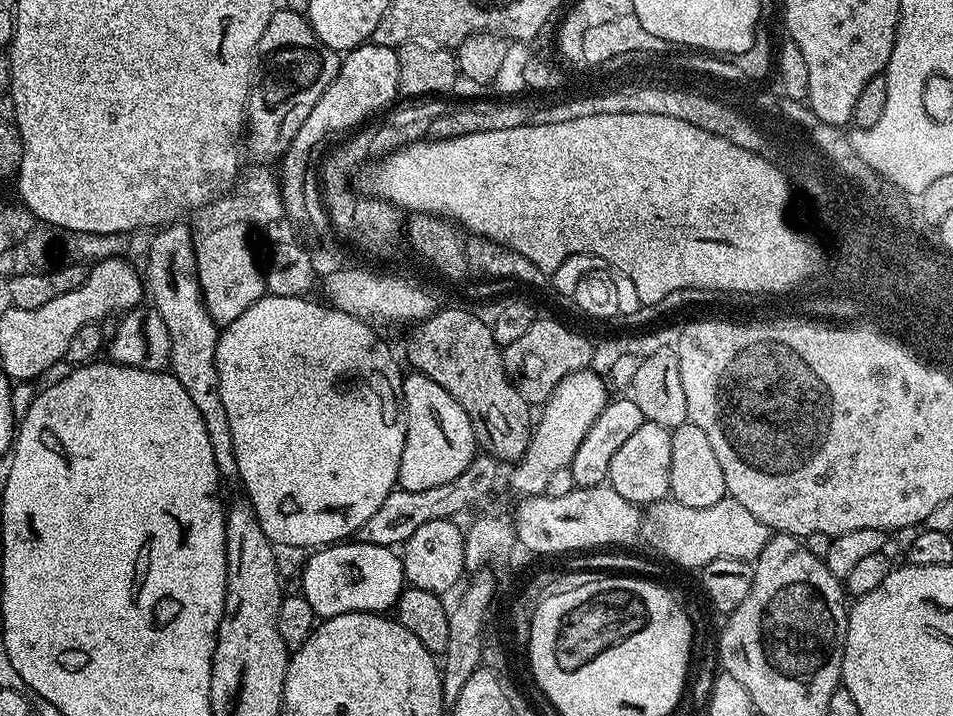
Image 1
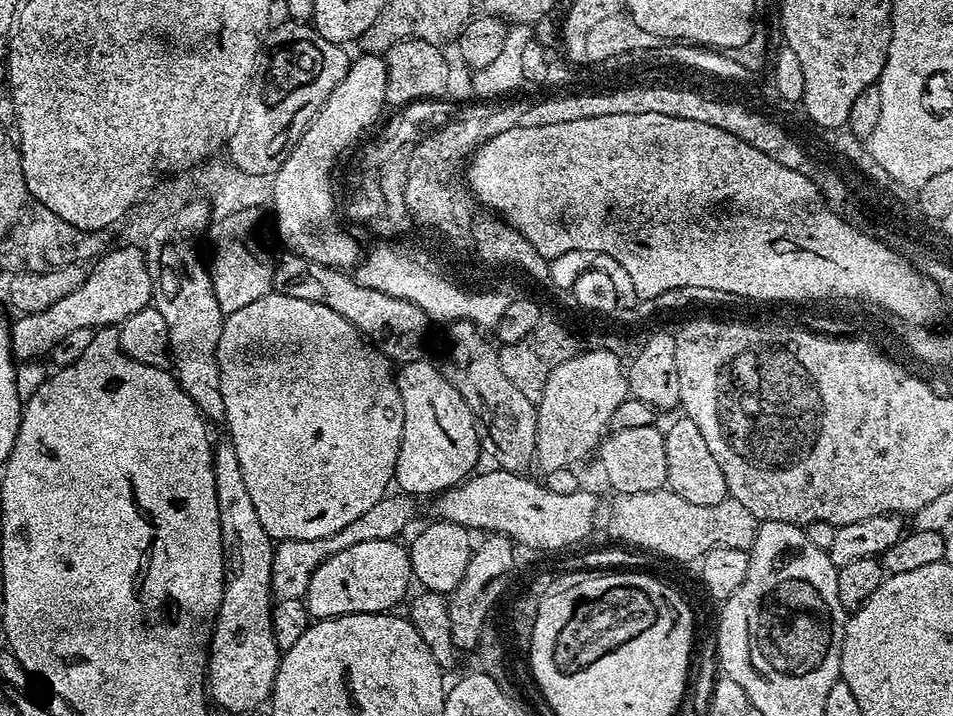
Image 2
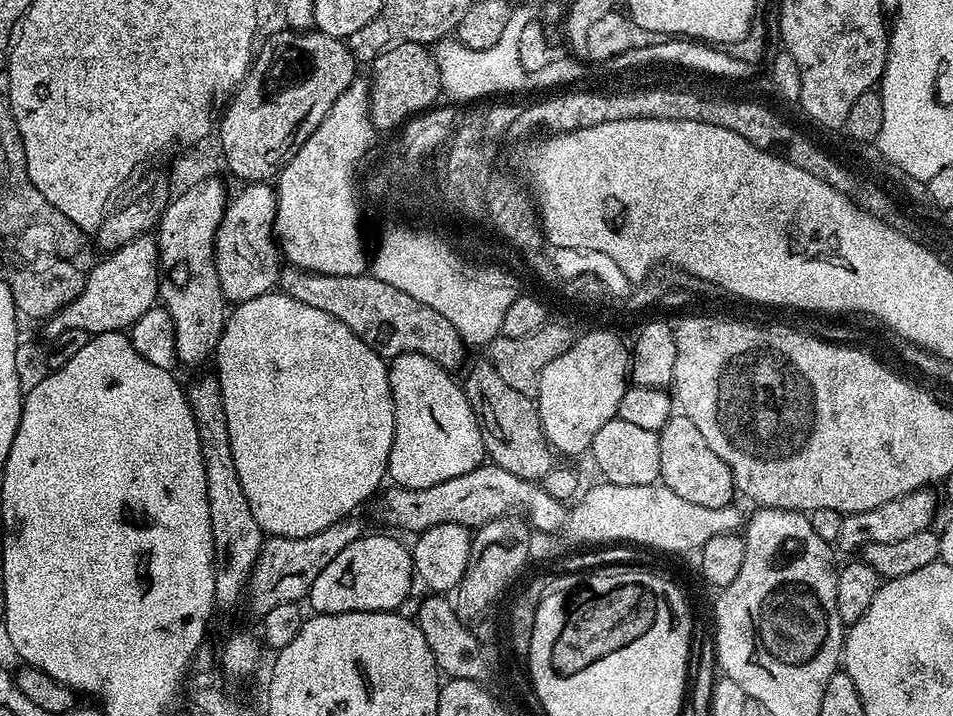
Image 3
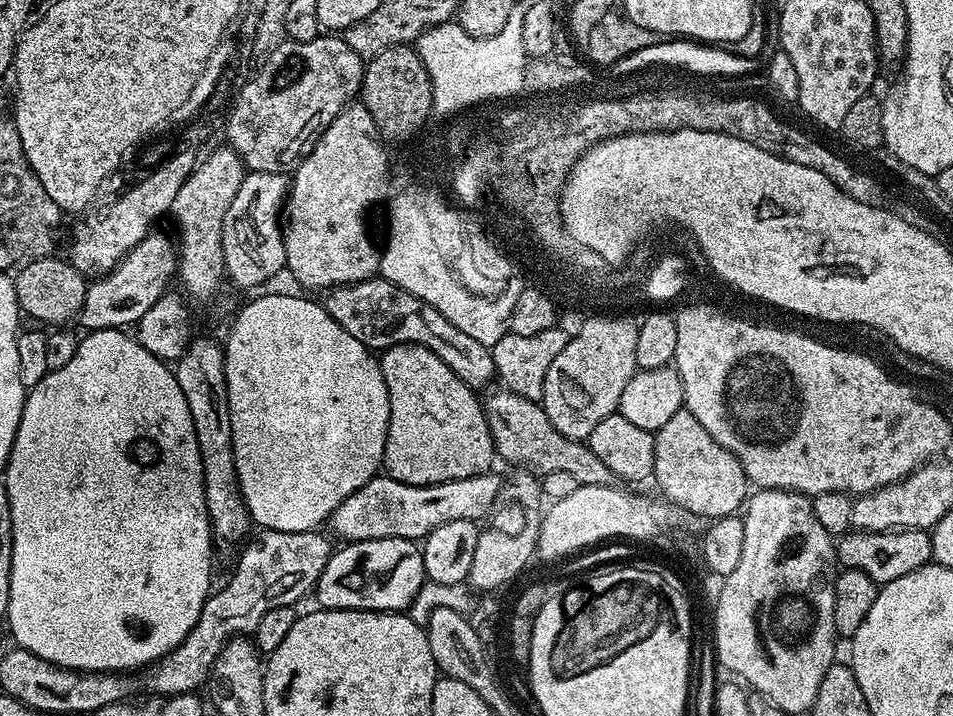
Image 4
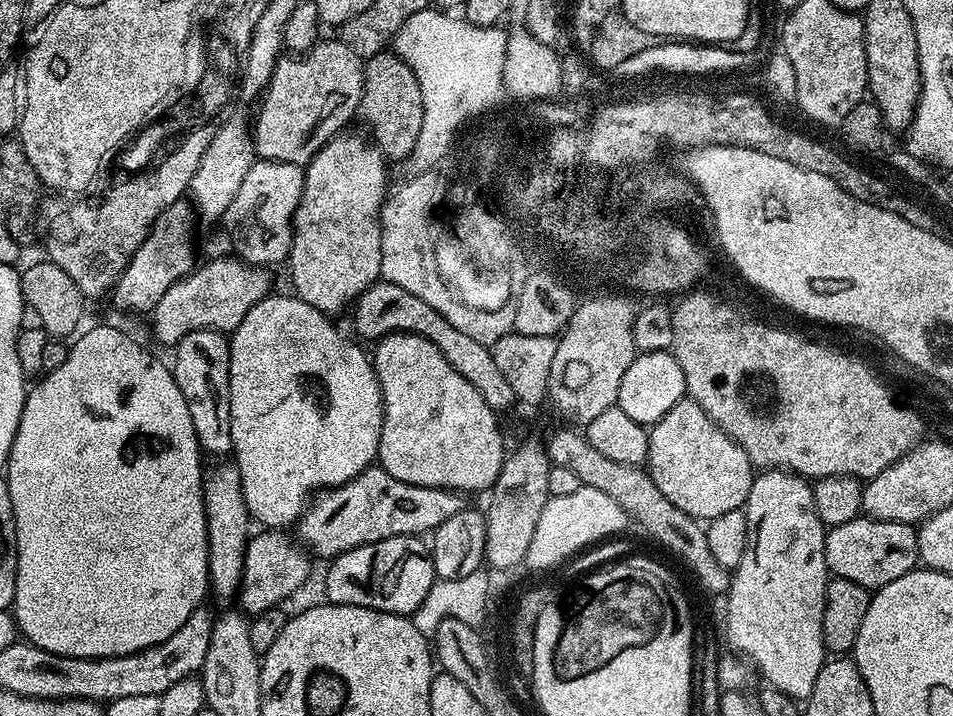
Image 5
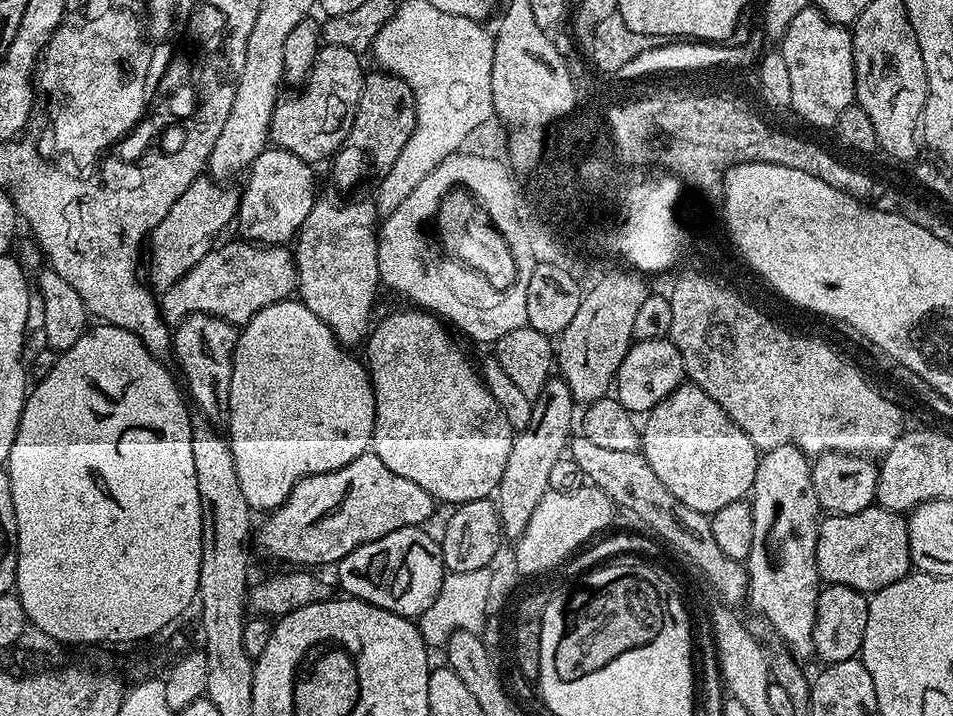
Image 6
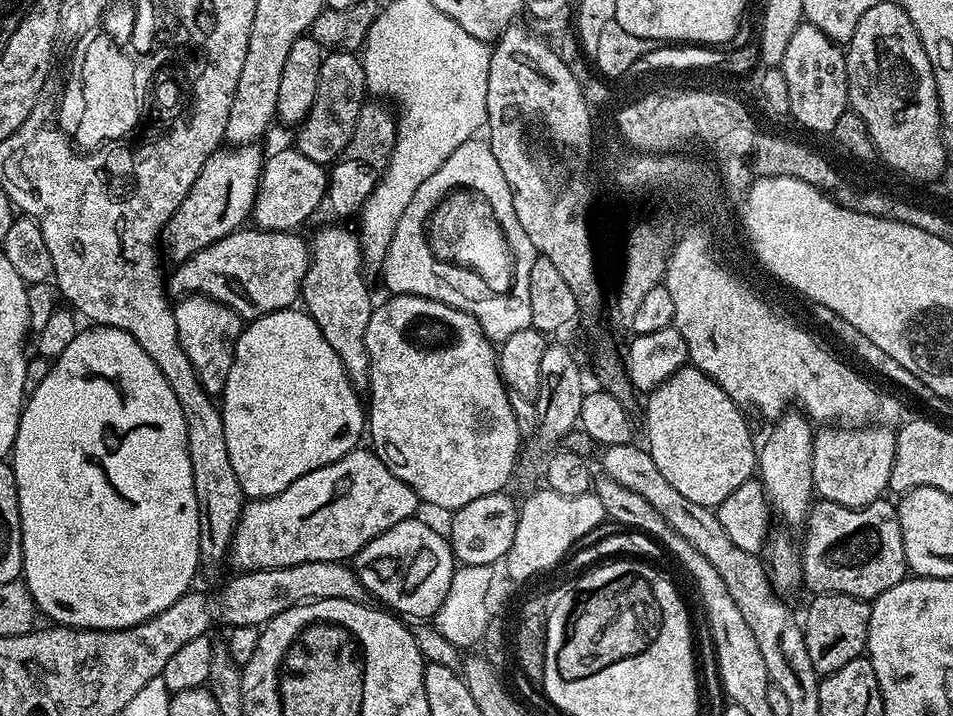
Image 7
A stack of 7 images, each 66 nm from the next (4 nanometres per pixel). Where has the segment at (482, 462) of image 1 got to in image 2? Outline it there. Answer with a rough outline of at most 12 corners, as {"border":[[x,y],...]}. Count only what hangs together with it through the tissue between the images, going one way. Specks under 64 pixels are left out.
{"border":[[385,494],[326,538],[272,550],[276,600],[308,595],[314,570],[358,546],[396,540],[417,501]]}

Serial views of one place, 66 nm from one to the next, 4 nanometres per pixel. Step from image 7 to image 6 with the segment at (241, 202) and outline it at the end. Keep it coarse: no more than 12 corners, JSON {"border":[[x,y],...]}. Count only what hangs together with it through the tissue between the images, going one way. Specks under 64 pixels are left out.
{"border":[[201,174],[150,237],[153,289],[174,286],[235,221],[240,192]]}

